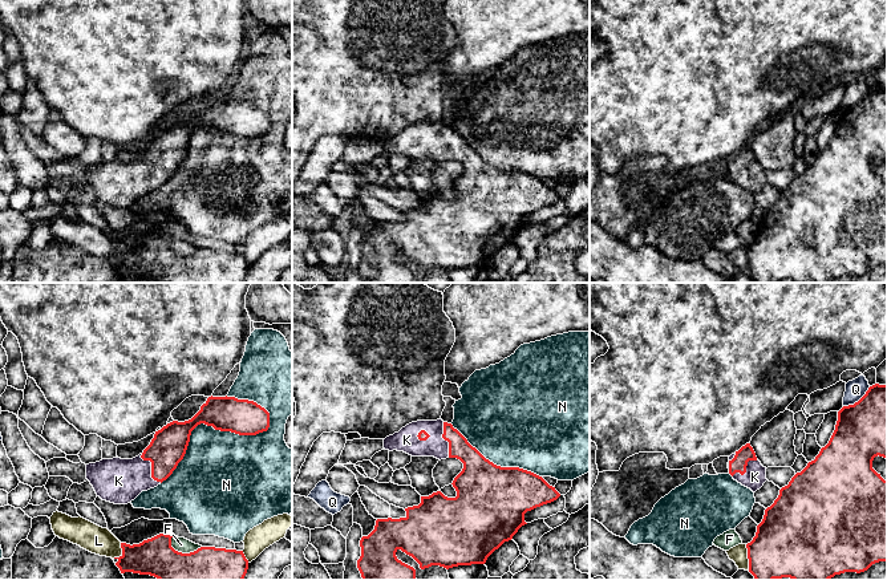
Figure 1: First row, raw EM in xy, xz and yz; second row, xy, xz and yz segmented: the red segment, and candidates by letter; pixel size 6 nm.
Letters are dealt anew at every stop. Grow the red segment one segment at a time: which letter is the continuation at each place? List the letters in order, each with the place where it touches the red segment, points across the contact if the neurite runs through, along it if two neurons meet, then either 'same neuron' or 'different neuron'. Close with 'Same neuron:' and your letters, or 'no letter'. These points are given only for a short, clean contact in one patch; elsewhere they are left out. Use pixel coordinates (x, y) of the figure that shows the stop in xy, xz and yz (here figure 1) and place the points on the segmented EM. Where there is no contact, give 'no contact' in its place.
F: xy (181, 552) | along xy (170, 538), (170, 544), (182, 552), (193, 552), (201, 546) | different neuron
K: xy (152, 469) | across xy (167, 447), (152, 469), (118, 481) | same neuron
L: yz (748, 558) | different neuron
N: xy (211, 425) | different neuron
Q: yz (858, 401) | different neuron
Same neuron: K

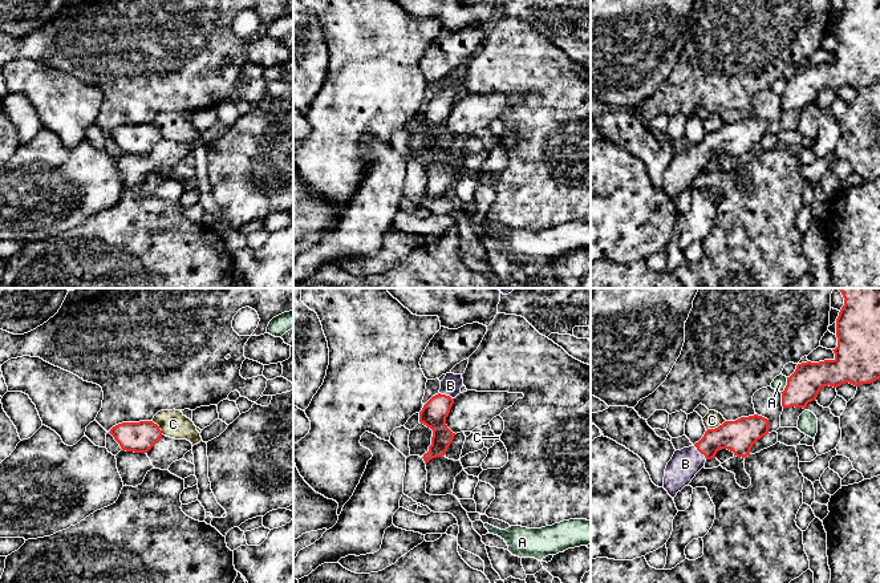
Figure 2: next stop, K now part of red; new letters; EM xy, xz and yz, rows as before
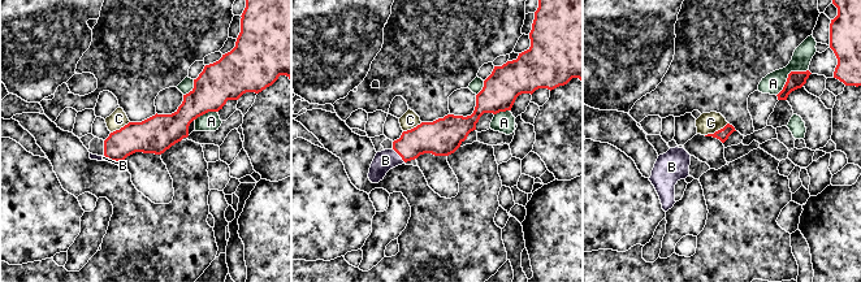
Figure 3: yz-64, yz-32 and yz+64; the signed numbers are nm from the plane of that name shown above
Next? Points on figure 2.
A: yz (786, 385) | different neuron
B: yz (700, 452) | across yz (737, 436), (716, 438), (700, 452), (685, 464) | same neuron
C: yz (716, 428) | along yz (725, 420), (706, 430) | different neuron
Same neuron: B

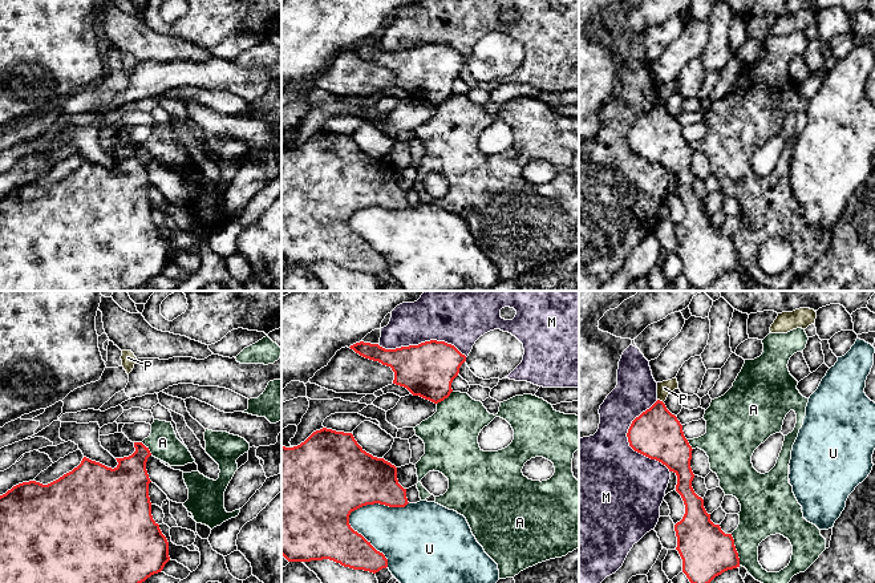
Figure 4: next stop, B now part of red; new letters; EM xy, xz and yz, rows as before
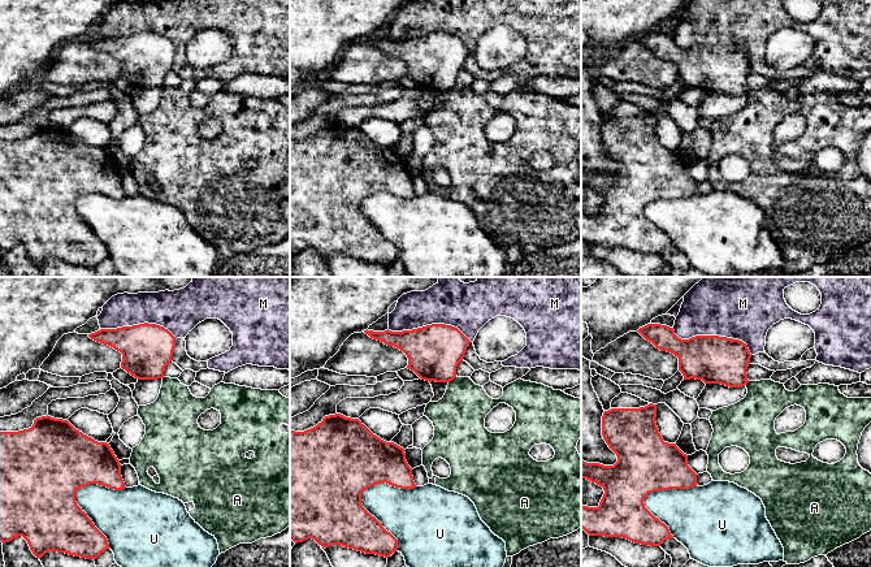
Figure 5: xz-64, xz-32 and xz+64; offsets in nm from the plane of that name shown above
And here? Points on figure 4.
A: yz (736, 550) | different neuron
M: yz (628, 441) | different neuron
P: yz (659, 400) | along yz (657, 399), (663, 403) | different neuron
U: xz (351, 511) | different neuron
Same neuron: no letter

